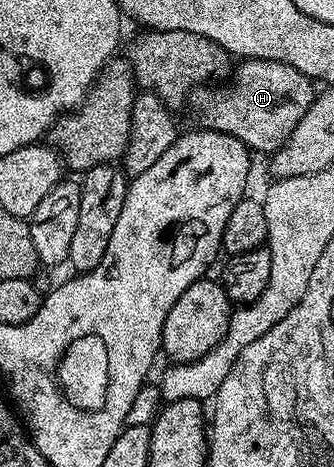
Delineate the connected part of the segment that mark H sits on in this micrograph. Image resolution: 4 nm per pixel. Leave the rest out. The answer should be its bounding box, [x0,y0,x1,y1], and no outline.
[190,59,318,153]

